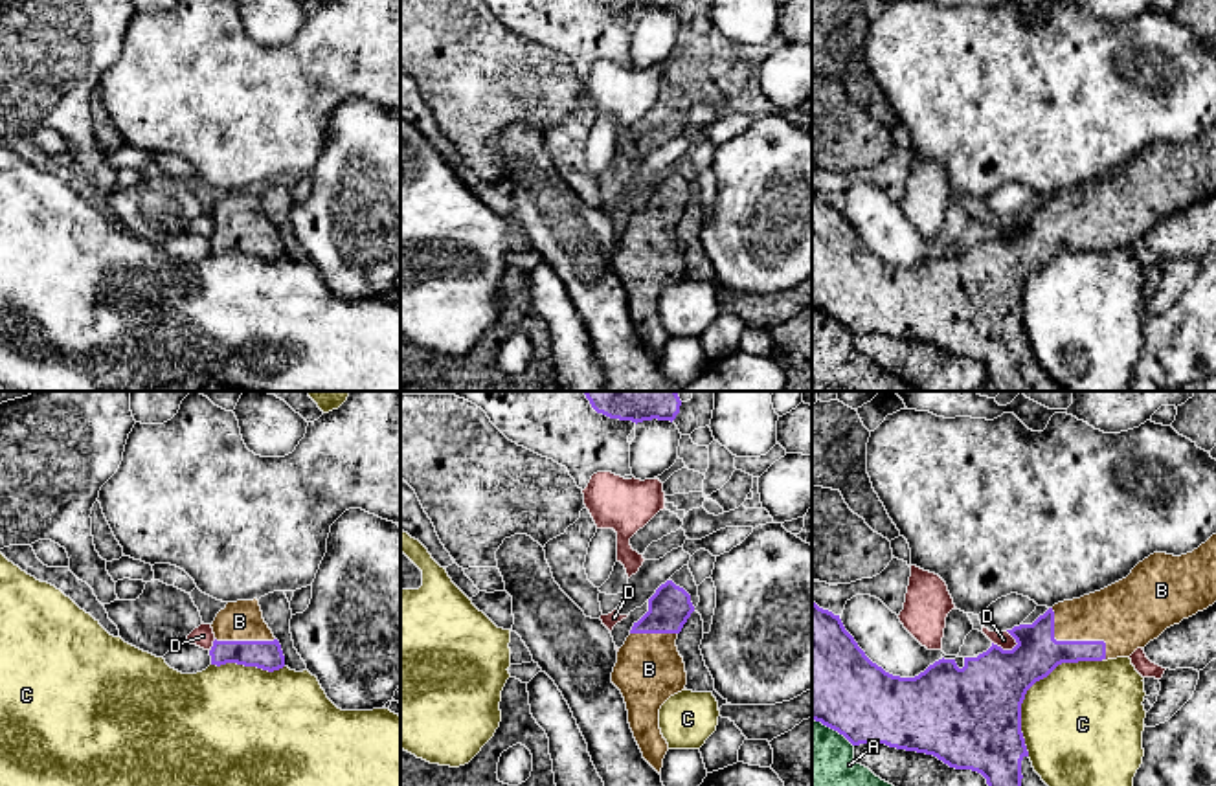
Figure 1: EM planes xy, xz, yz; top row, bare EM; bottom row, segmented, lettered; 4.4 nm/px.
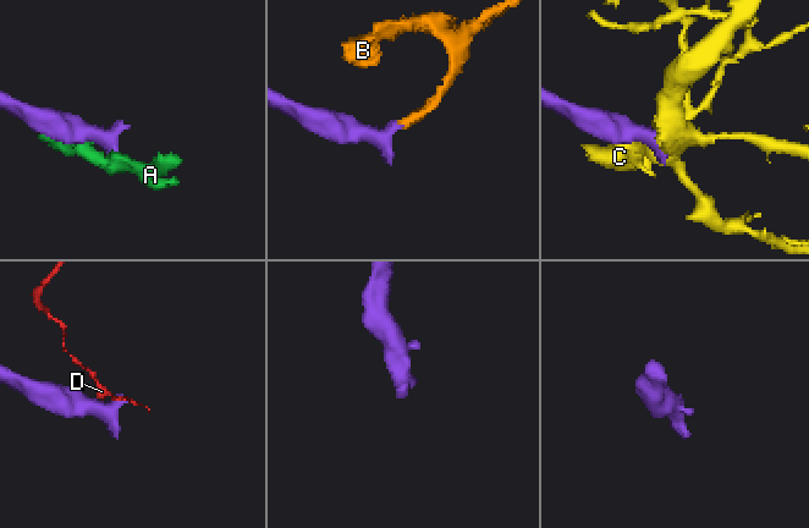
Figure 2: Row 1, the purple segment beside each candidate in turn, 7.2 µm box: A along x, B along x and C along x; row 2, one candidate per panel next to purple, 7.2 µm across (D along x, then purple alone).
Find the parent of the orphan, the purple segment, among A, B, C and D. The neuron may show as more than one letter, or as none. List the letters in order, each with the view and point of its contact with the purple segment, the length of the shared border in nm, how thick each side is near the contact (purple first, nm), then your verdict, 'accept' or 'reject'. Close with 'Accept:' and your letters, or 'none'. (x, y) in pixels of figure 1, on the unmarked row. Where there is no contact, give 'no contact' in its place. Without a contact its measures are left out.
A: contact yz (833, 316); length 220 nm; calibres 420 and 420 nm; reject
B: contact yz (1073, 230); length 340 nm; calibres 200 and 280 nm; accept
C: contact yz (1031, 274); length 550 nm; calibres 360 and 480 nm; reject
D: contact yz (1005, 239); length 120 nm; calibres 360 and 70 nm; reject
Accept: B

